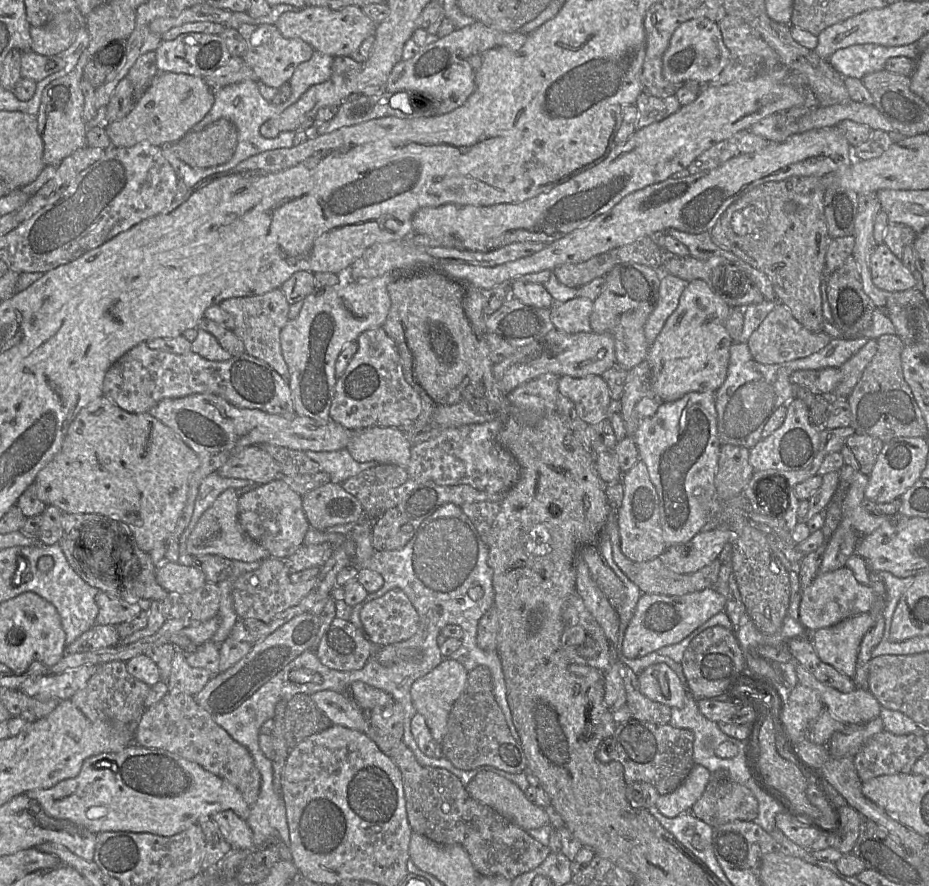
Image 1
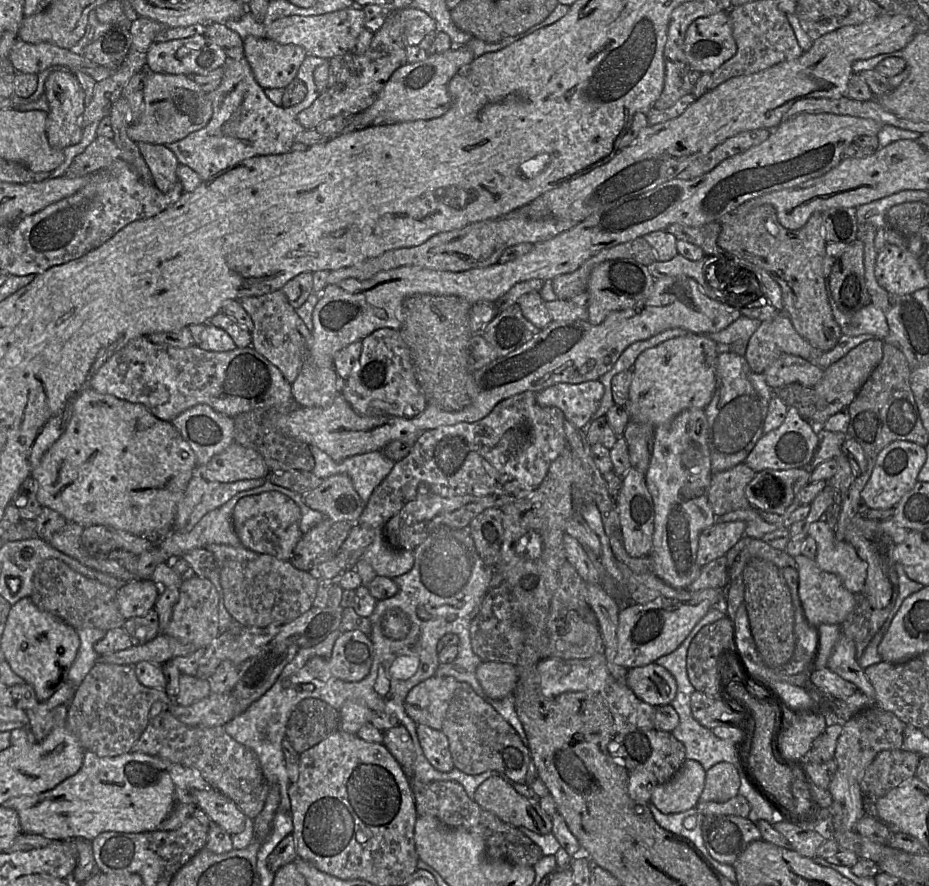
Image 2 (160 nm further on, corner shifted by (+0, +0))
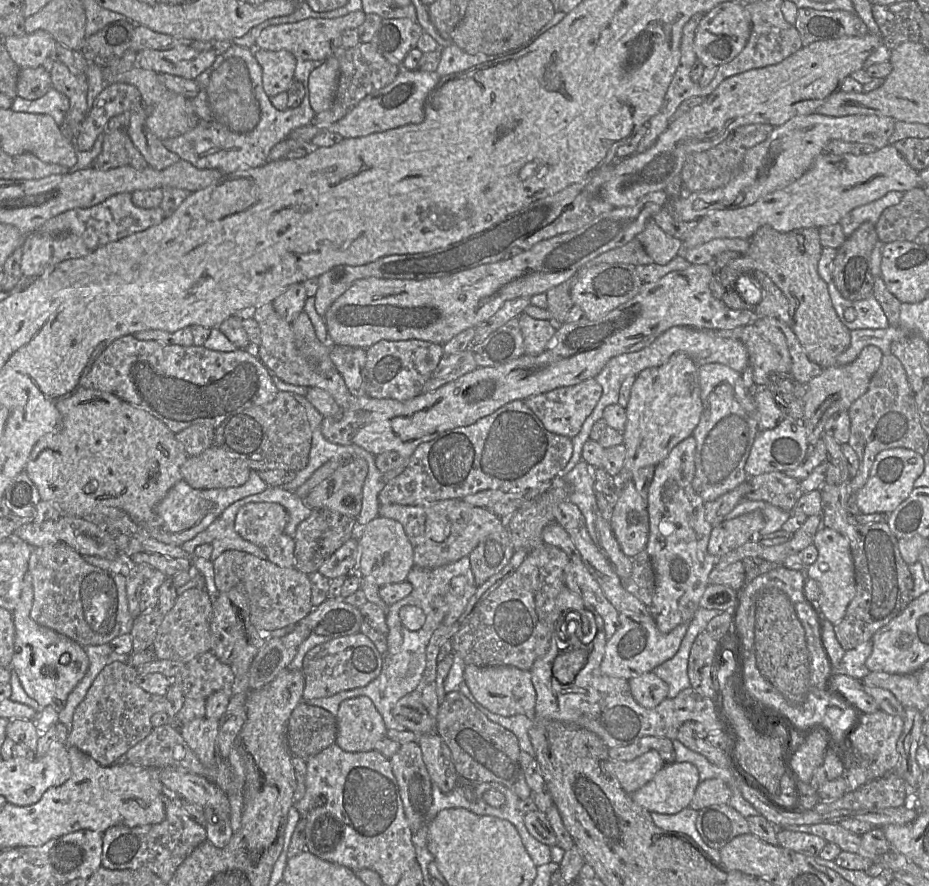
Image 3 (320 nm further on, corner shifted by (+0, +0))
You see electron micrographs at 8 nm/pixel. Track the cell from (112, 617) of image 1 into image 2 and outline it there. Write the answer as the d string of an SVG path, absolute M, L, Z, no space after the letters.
M150 579L125 583L117 589L116 601L121 615L128 620L154 609L161 587Z

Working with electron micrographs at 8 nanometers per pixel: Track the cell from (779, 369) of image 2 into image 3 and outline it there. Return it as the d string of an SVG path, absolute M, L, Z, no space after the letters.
M753 324L739 326L729 330L702 330L702 331L712 331L713 334L716 336L722 338L735 339L744 344L748 352L749 365L753 369L753 379L756 387L765 387L769 375L773 372L788 373L788 363L784 361L784 359L779 354L779 352L775 349L775 347L772 344L770 344L763 336L760 335L757 328Z

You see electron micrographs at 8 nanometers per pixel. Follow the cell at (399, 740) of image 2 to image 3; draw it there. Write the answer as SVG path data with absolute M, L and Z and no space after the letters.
M418 742L401 744L390 758L390 763L413 835L425 824L425 817L432 804L431 779Z

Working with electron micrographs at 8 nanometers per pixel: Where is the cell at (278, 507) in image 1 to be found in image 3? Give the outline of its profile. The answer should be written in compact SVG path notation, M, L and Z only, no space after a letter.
M251 502L243 505L235 518L235 530L245 540L259 546L266 554L267 559L283 568L294 567L294 538L285 534L284 529L288 522L286 509L273 502Z

